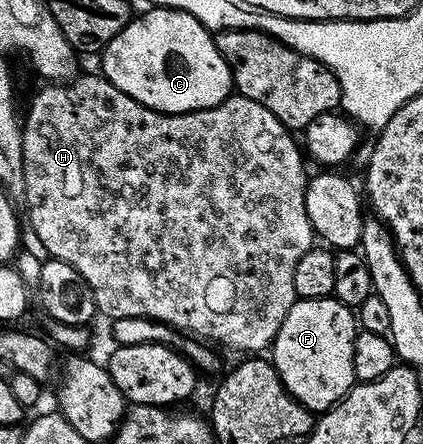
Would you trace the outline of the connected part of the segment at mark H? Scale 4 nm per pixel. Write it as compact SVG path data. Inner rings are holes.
M87 73L66 83L47 83L42 87L44 89L32 99L27 109L27 118L24 116L21 121L25 175L22 200L27 201L30 232L41 239L48 258L69 263L91 288L96 310L111 321L144 317L147 321L169 325L172 330L191 333L187 335L200 342L224 345L235 353L243 353L239 355L259 355L270 350L285 315L289 315L289 307L293 307L297 299L293 271L297 271L301 255L305 255L316 240L305 211L309 173L303 170L305 157L300 142L291 138L294 137L292 130L286 129L276 117L265 111L261 103L253 103L253 99L238 95L226 97L217 107L174 114L160 113L158 109L143 105L125 95L125 91L113 87L113 83L102 75L94 77Z

